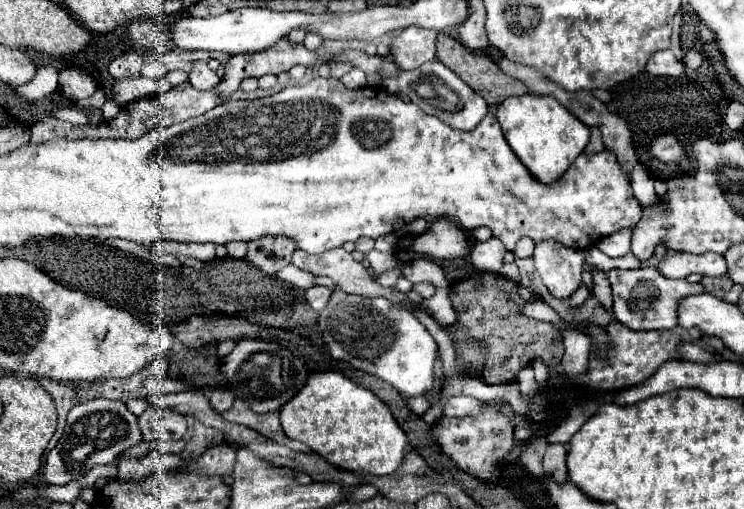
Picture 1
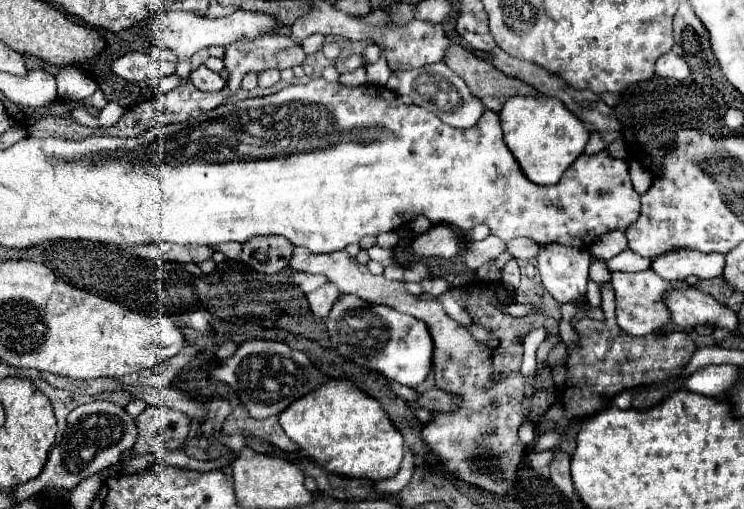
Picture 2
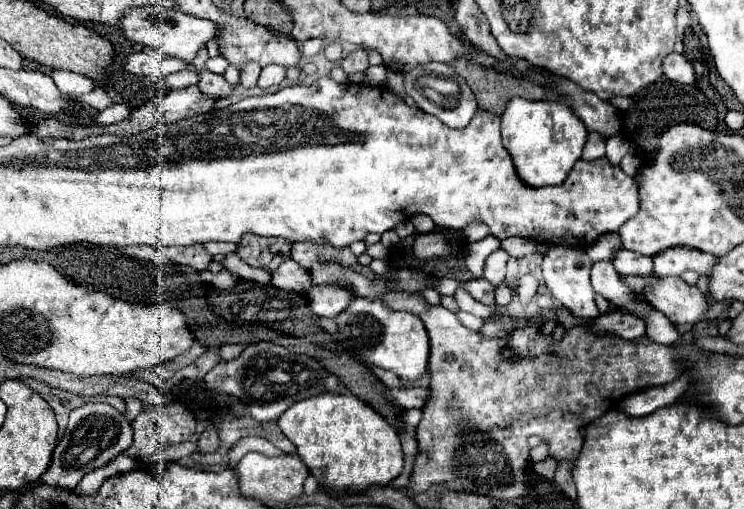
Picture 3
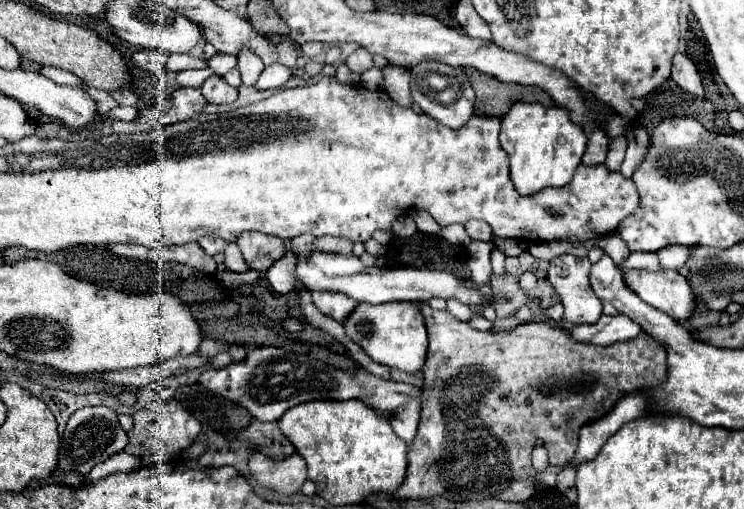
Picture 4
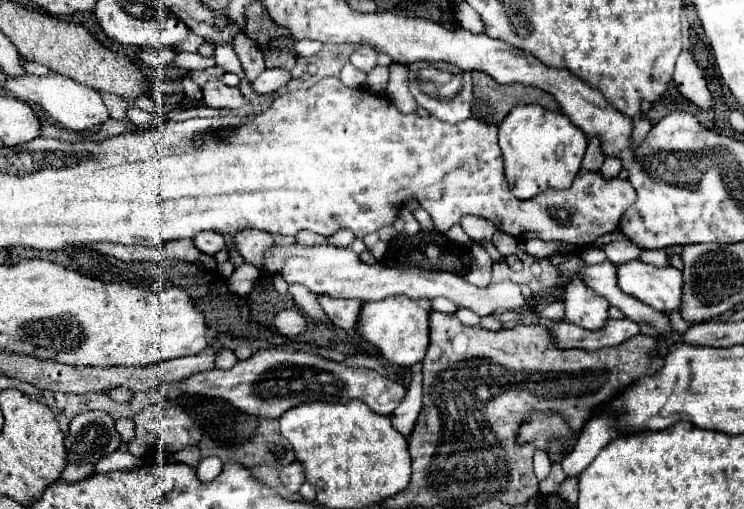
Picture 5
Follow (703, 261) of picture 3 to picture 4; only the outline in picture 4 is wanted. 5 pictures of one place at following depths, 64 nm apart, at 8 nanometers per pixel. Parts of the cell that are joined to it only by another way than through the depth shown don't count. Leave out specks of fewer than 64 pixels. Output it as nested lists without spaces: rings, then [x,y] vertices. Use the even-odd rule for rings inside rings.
[[[666,246],[664,250],[658,252],[660,268],[674,268],[674,270],[678,270],[680,266],[686,266],[688,254],[690,254],[688,246]]]

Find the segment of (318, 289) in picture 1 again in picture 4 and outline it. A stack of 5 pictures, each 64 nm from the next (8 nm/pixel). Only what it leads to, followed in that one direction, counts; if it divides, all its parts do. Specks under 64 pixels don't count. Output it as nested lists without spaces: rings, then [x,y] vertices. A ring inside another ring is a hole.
[[[312,292],[312,300],[326,316],[334,318],[336,322],[344,322],[344,318],[352,314],[352,308],[358,306],[352,298],[338,292]]]

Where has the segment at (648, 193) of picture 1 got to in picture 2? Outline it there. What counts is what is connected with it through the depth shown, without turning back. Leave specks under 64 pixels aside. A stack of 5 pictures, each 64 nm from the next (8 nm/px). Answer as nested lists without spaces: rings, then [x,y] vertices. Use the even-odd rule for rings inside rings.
[[[636,160],[630,164],[630,176],[632,176],[632,184],[634,184],[634,188],[636,188],[638,194],[648,192],[650,184],[652,184],[652,176],[650,176],[650,172],[648,172],[644,166],[640,166]]]

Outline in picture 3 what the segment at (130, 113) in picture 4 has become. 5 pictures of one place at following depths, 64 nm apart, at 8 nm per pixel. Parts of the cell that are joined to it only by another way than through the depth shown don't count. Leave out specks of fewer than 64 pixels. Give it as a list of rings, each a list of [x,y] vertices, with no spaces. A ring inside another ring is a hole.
[[[112,104],[112,106],[108,106],[104,112],[100,112],[96,116],[96,122],[108,126],[108,124],[122,122],[124,118],[128,118],[128,114],[130,114],[130,108],[128,106],[124,106],[124,104]]]

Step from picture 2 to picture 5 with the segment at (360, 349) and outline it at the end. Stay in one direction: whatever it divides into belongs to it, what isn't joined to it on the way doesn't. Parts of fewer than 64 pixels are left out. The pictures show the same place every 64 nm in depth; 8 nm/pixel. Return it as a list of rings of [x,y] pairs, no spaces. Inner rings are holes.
[[[404,294],[384,298],[382,302],[366,302],[362,306],[362,314],[358,320],[358,332],[364,340],[378,346],[378,350],[386,360],[410,368],[412,364],[420,362],[426,356],[430,344],[430,330],[428,330],[430,312],[432,312],[430,300],[426,298],[412,300],[404,298]]]

